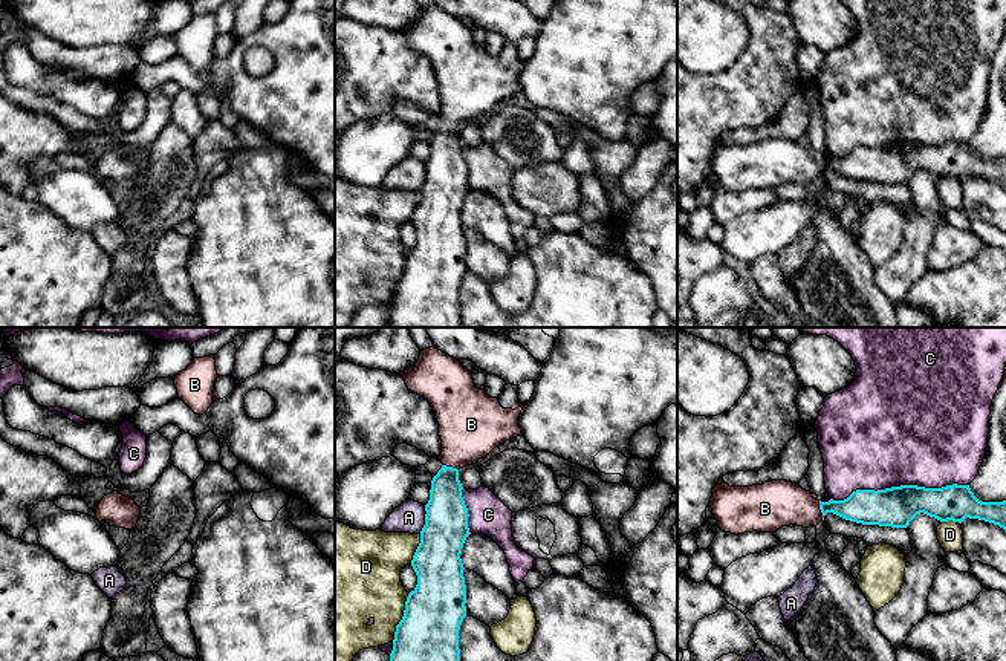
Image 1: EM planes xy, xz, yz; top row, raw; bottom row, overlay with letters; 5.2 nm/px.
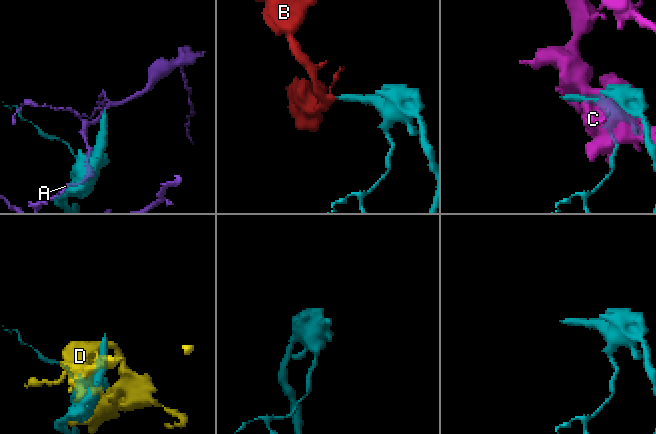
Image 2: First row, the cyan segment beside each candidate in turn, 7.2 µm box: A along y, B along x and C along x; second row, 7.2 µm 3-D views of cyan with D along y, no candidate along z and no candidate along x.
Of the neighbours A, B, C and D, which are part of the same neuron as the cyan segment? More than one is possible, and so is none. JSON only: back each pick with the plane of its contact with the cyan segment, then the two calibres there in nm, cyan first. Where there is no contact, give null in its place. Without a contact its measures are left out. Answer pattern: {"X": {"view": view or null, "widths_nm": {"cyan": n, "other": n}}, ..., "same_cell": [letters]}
{"B": {"view": "yz", "widths_nm": {"cyan": 190, "other": 240}}, "same_cell": ["B"]}

